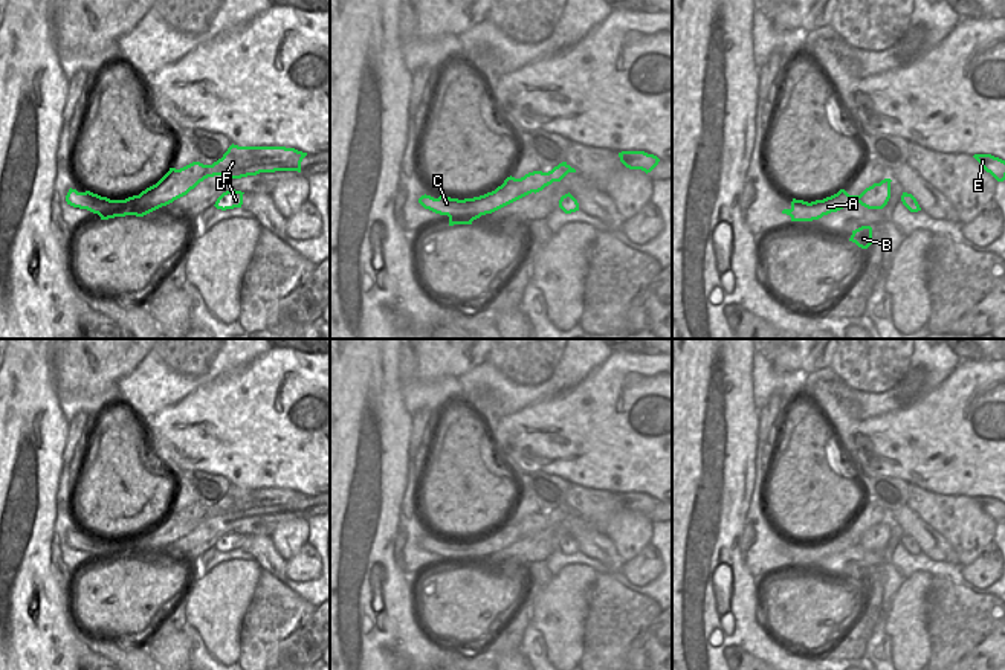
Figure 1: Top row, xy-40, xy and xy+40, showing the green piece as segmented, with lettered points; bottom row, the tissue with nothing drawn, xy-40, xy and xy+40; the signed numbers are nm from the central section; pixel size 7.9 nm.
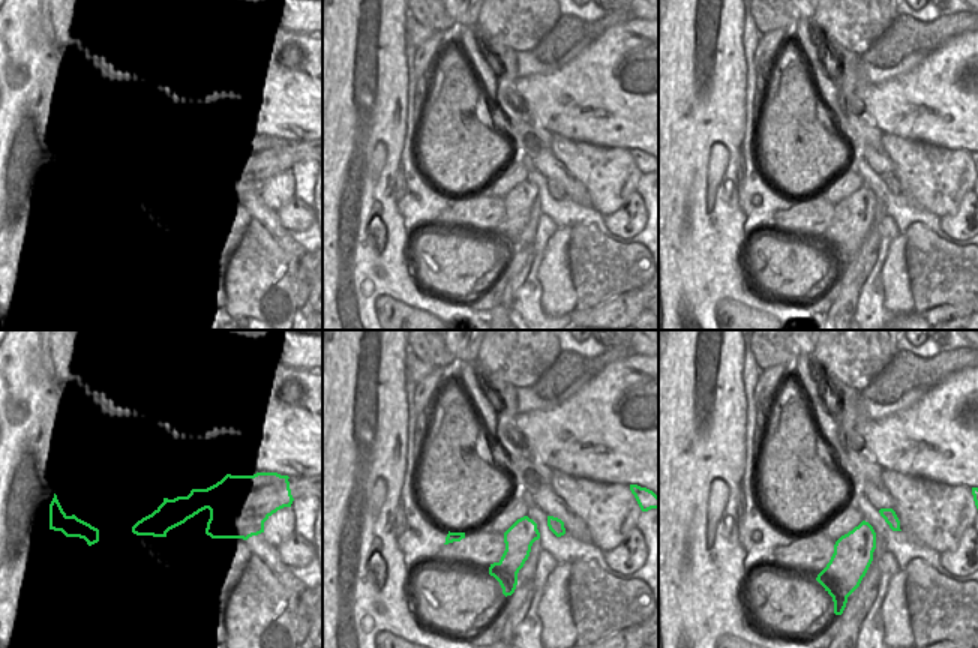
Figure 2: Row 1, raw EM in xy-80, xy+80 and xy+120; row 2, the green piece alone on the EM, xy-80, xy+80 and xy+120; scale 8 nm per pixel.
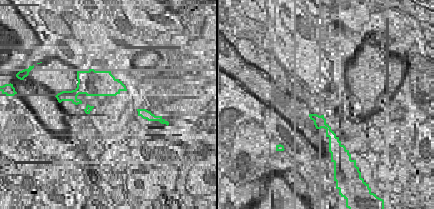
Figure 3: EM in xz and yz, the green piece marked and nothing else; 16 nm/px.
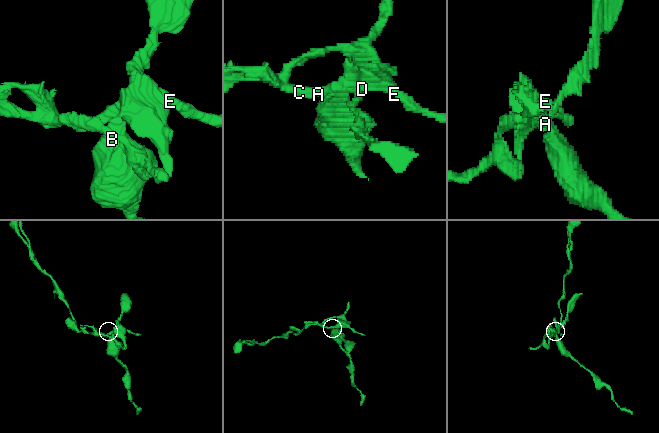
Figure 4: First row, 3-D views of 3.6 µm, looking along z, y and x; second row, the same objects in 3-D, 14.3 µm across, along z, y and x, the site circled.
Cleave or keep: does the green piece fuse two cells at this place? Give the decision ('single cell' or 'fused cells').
fused cells

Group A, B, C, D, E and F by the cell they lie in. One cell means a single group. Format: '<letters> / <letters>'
A C D E F / B

